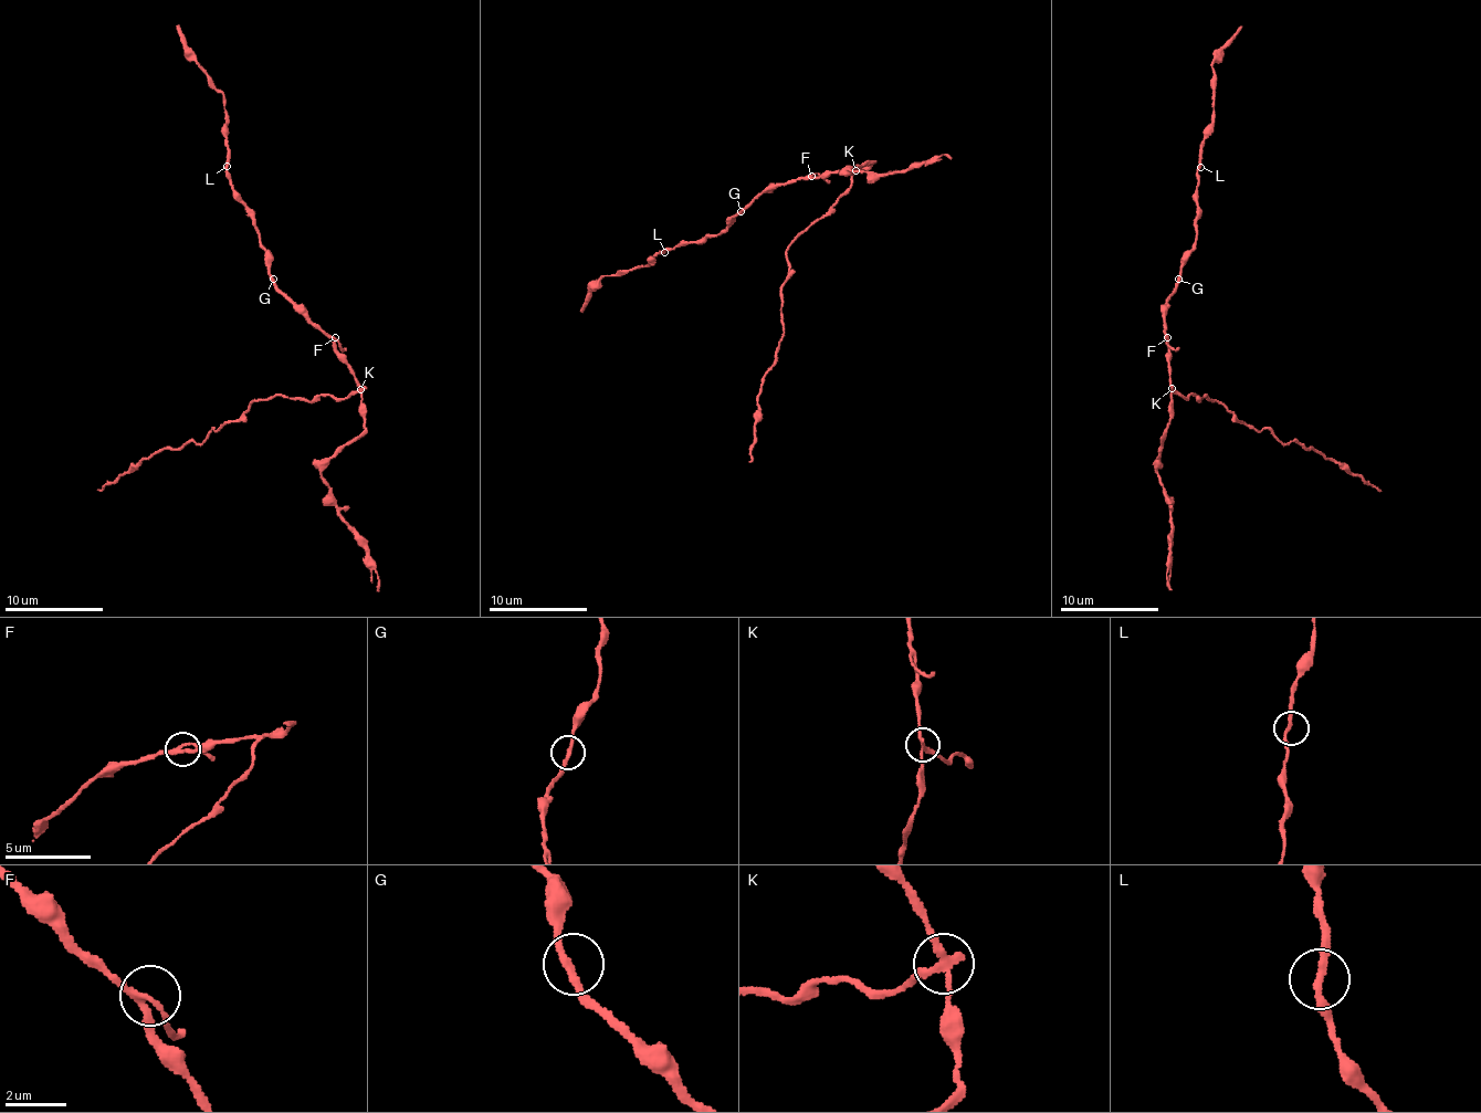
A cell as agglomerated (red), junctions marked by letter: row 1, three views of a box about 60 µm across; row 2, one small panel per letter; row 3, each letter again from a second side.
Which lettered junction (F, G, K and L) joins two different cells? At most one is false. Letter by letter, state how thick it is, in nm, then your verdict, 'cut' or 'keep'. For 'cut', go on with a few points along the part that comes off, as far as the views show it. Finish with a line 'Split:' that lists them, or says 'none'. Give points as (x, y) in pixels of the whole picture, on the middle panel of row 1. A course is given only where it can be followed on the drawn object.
F: 190 nm thick; keep
G: 220 nm thick; keep
K: 190 nm thick; cut; foreign part runs (854, 170), (850, 188), (800, 231), (787, 251), (790, 273), (780, 292), (783, 338), (765, 377), (748, 462)
L: 240 nm thick; keep
Split: K

